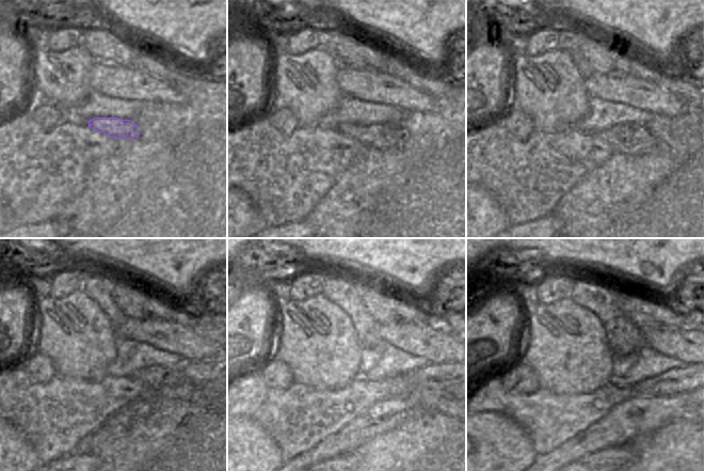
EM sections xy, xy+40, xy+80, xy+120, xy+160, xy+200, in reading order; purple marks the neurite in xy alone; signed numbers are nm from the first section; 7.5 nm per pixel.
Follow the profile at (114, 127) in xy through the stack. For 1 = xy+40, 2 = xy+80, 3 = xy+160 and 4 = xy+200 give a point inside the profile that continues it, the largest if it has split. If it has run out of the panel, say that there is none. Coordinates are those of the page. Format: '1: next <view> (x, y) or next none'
1: next xy+40 (386, 137)
2: next xy+80 (631, 139)
3: next xy+160 (431, 397)
4: next xy+200 (681, 407)

